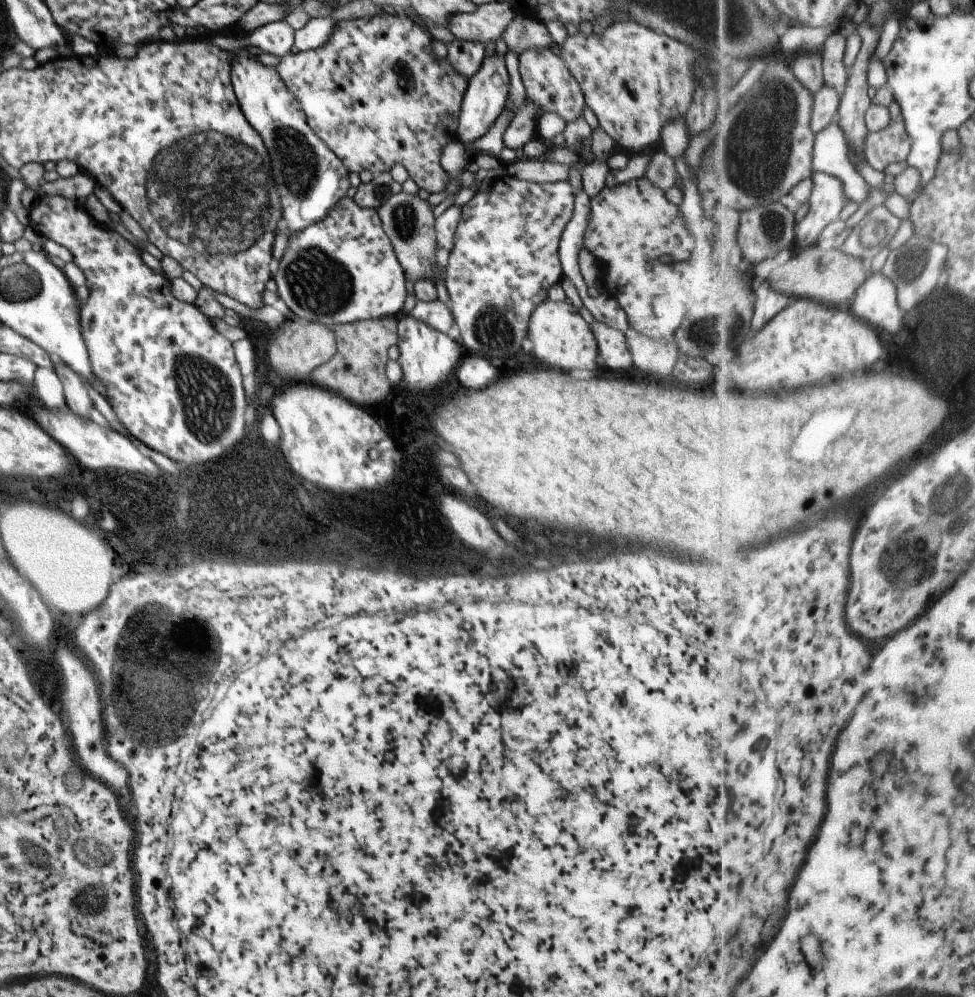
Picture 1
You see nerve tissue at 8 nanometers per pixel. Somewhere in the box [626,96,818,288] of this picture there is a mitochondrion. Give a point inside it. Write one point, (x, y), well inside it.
(772, 223)

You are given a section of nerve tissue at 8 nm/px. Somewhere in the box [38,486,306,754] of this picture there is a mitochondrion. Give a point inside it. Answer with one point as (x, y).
(126, 703)

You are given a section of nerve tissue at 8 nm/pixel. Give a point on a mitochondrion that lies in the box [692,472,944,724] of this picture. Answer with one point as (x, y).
(908, 546)

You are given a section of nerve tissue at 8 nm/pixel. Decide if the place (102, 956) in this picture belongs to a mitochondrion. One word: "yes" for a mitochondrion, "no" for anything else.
no

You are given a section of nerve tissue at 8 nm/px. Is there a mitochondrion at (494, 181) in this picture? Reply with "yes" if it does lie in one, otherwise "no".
no

